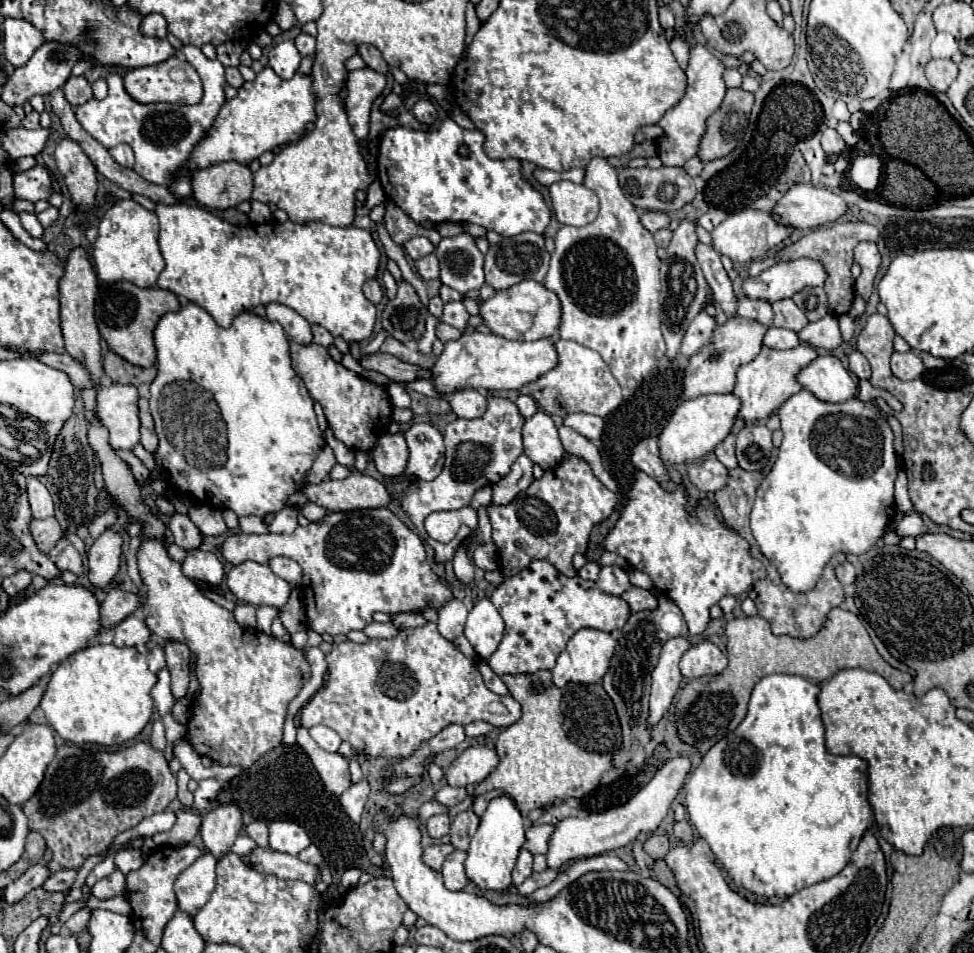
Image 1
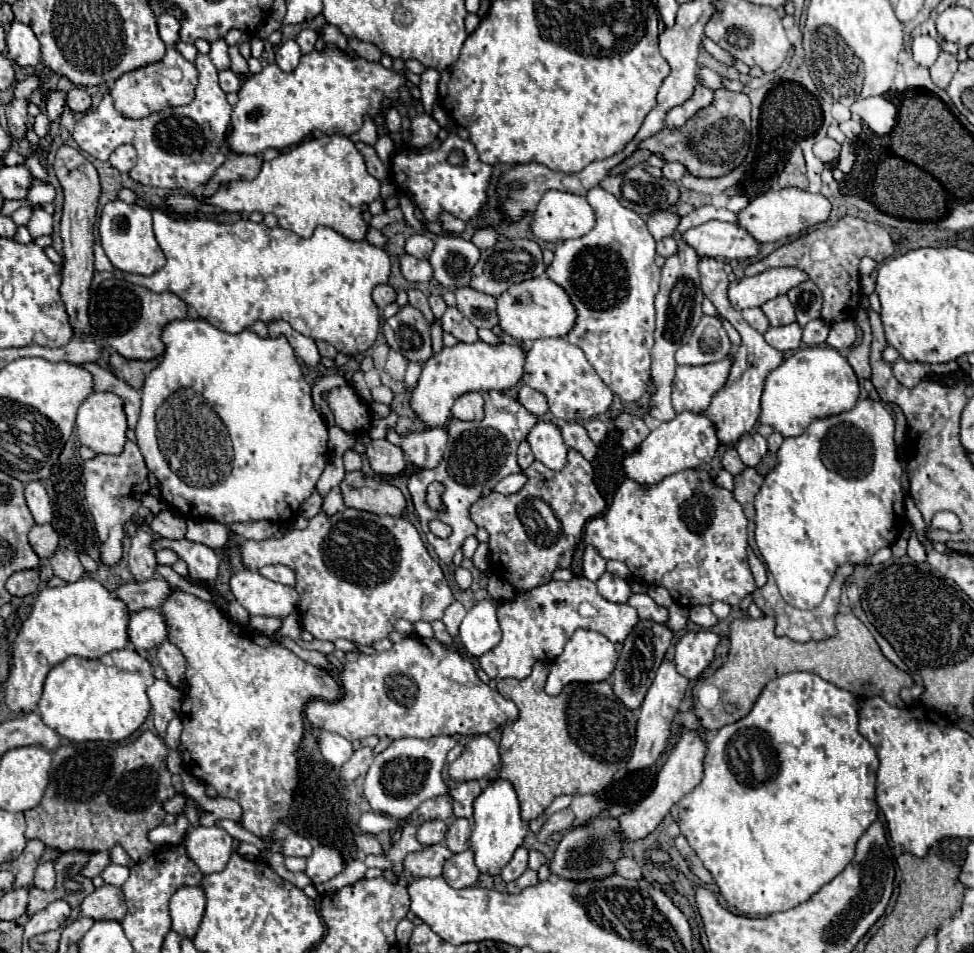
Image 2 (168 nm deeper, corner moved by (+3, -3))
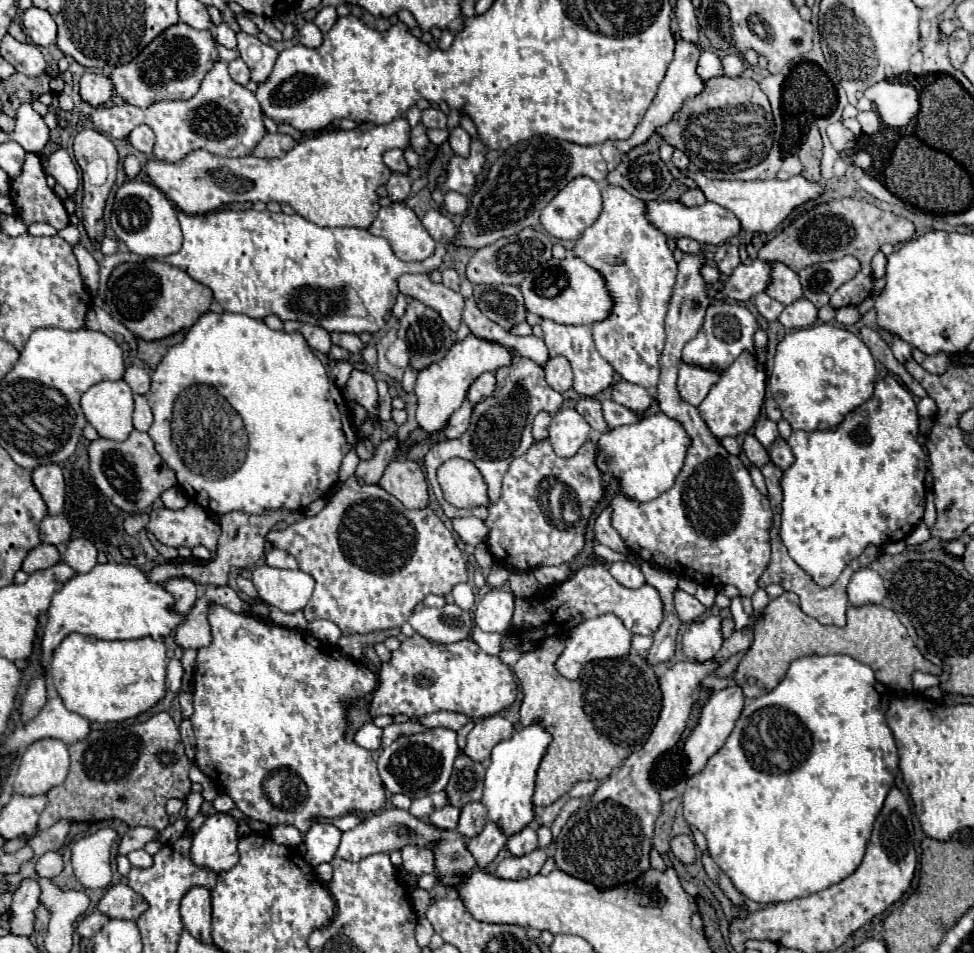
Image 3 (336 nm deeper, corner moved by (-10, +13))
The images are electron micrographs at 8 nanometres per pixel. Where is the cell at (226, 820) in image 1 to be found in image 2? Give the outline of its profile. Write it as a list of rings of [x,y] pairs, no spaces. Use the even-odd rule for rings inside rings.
[[[219,826],[191,828],[185,846],[203,874],[221,872],[233,854],[233,838]]]

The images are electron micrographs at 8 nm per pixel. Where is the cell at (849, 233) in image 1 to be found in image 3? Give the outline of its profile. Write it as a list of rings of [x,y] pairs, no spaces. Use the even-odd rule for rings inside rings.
[[[838,198],[824,204],[818,204],[810,210],[806,210],[802,216],[798,216],[790,226],[786,226],[776,238],[764,244],[764,248],[758,252],[758,260],[762,262],[784,262],[794,272],[800,272],[804,264],[820,264],[828,260],[838,260],[846,254],[852,254],[860,260],[862,268],[860,272],[846,284],[842,284],[832,296],[830,306],[842,308],[842,306],[858,306],[864,298],[872,294],[872,272],[870,272],[870,260],[880,250],[882,244],[898,246],[902,242],[912,240],[914,236],[914,224],[906,218],[900,218],[892,212],[884,212],[876,208],[874,204],[856,200],[856,198]]]

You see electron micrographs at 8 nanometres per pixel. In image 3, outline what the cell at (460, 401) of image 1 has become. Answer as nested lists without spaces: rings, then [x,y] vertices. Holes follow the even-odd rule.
[[[484,372],[484,374],[478,376],[478,378],[474,380],[474,384],[470,386],[470,390],[468,390],[468,400],[470,400],[472,404],[478,404],[480,400],[492,396],[492,394],[494,394],[494,384],[496,384],[494,374],[492,374],[492,372]]]

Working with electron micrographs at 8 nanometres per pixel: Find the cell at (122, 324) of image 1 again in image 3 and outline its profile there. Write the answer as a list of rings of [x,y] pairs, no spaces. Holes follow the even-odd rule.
[[[158,258],[136,264],[120,264],[112,270],[106,292],[108,312],[142,340],[160,340],[180,330],[188,330],[210,310],[212,290],[192,280],[184,270]]]

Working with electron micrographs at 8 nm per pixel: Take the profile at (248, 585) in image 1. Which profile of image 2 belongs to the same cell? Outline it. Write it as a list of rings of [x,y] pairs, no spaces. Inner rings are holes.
[[[257,570],[235,572],[229,580],[229,586],[237,602],[251,616],[285,618],[293,614],[299,604],[295,588],[267,580]]]

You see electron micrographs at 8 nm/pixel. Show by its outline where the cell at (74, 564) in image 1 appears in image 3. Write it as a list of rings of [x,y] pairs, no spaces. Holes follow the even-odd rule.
[[[76,538],[70,540],[66,546],[66,554],[64,554],[64,562],[68,566],[72,566],[76,572],[90,572],[96,566],[96,546],[90,540],[84,538]]]

